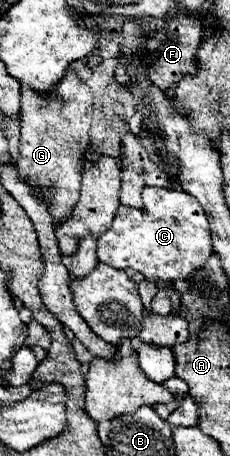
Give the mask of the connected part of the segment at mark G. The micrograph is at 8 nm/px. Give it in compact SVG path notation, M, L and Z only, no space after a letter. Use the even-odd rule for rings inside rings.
M68 72L52 92L36 92L22 84L22 136L18 172L42 188L54 222L66 220L80 192L80 168L92 124L92 92L76 72Z

